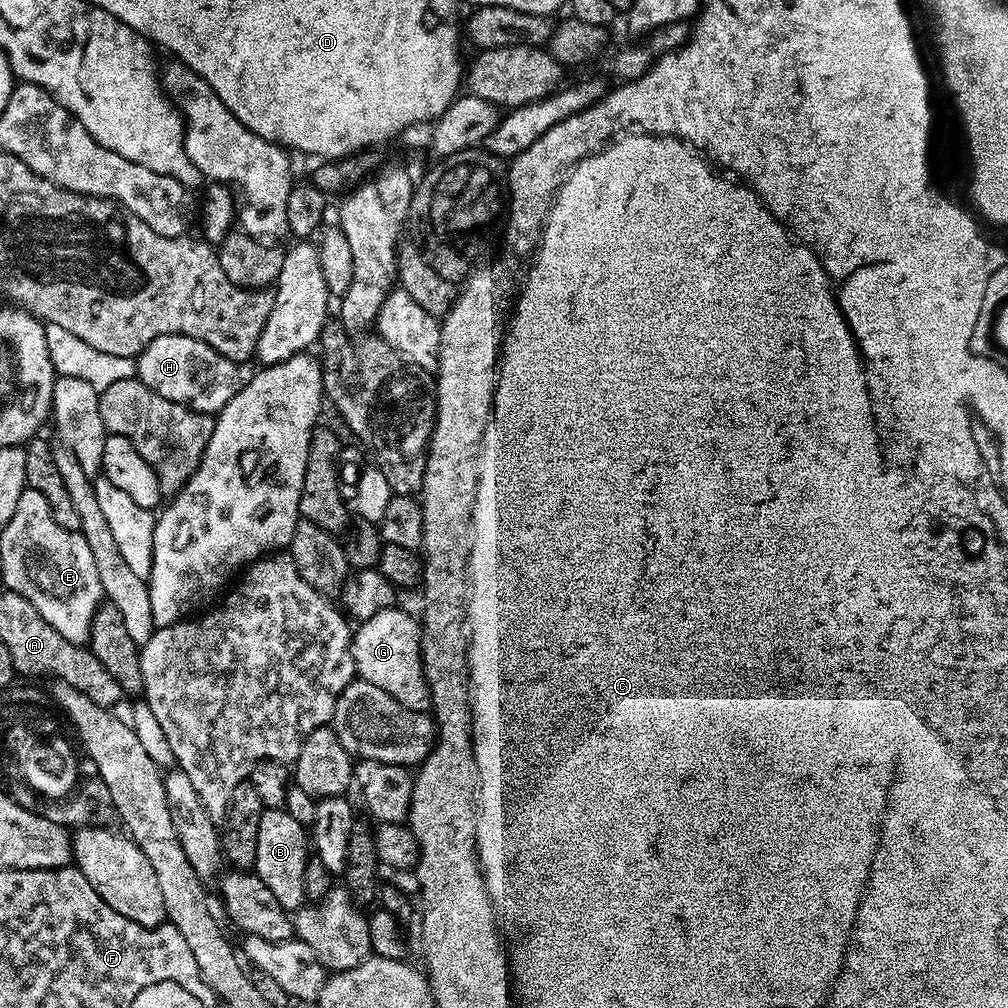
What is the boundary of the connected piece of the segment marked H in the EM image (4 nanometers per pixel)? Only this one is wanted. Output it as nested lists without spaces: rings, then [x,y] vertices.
[[[159,335],[136,358],[137,379],[164,398],[186,404],[204,415],[217,415],[244,385],[237,361],[218,354],[208,343],[189,335]]]

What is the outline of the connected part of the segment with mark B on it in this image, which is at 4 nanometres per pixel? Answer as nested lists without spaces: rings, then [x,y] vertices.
[[[264,808],[261,814],[261,822],[258,823],[256,867],[254,871],[259,880],[266,882],[270,894],[274,894],[274,898],[278,898],[278,902],[286,910],[299,909],[305,903],[303,875],[306,873],[309,855],[310,836],[306,828],[296,822],[284,808]]]

